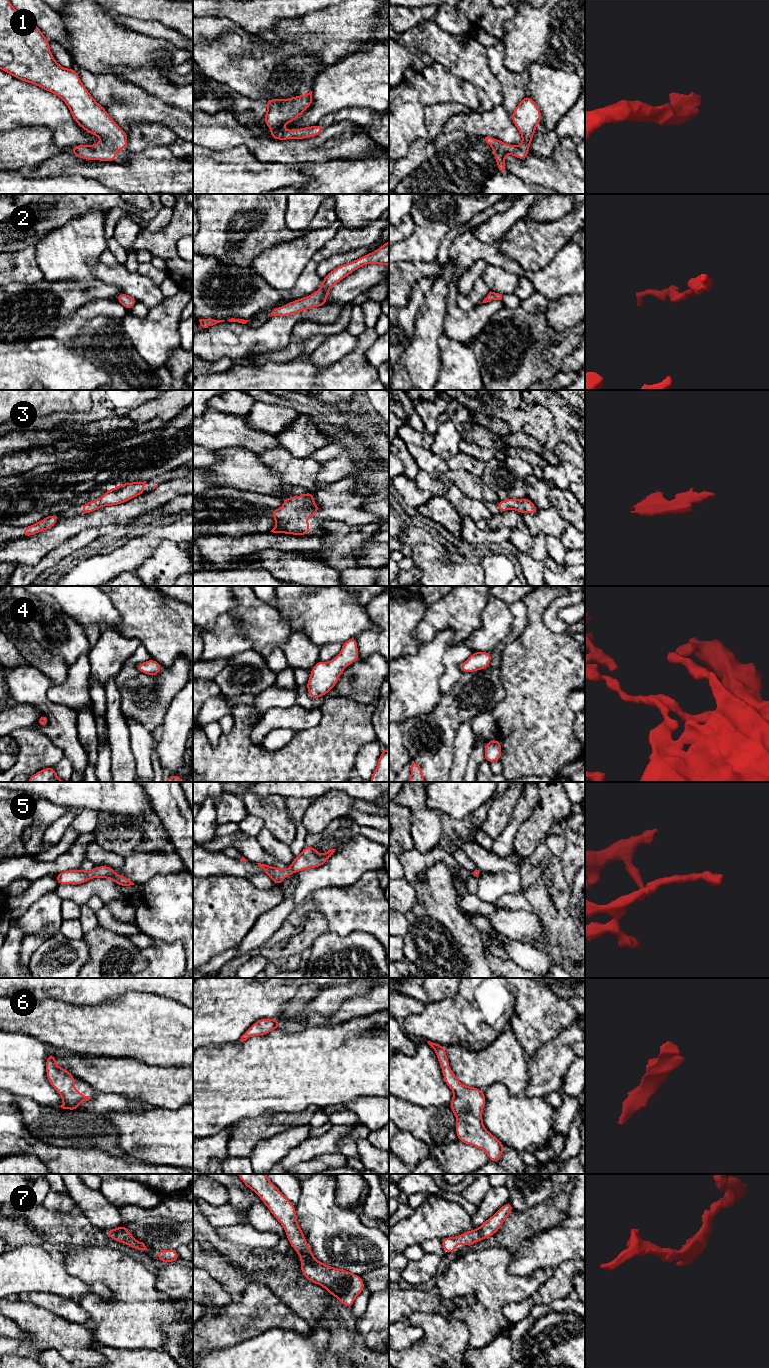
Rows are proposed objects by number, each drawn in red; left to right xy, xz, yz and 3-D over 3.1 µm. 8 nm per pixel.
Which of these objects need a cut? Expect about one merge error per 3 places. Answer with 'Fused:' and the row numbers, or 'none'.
Fused: none

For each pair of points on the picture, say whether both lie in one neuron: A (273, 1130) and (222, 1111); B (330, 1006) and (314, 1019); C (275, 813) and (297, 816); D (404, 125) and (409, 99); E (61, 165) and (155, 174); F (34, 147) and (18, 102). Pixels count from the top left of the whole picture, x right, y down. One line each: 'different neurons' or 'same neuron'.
A: different neurons
B: different neurons
C: different neurons
D: same neuron
E: same neuron
F: different neurons

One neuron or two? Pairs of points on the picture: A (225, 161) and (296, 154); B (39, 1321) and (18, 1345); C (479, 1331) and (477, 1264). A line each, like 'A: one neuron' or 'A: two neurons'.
A: two neurons
B: one neuron
C: one neuron

